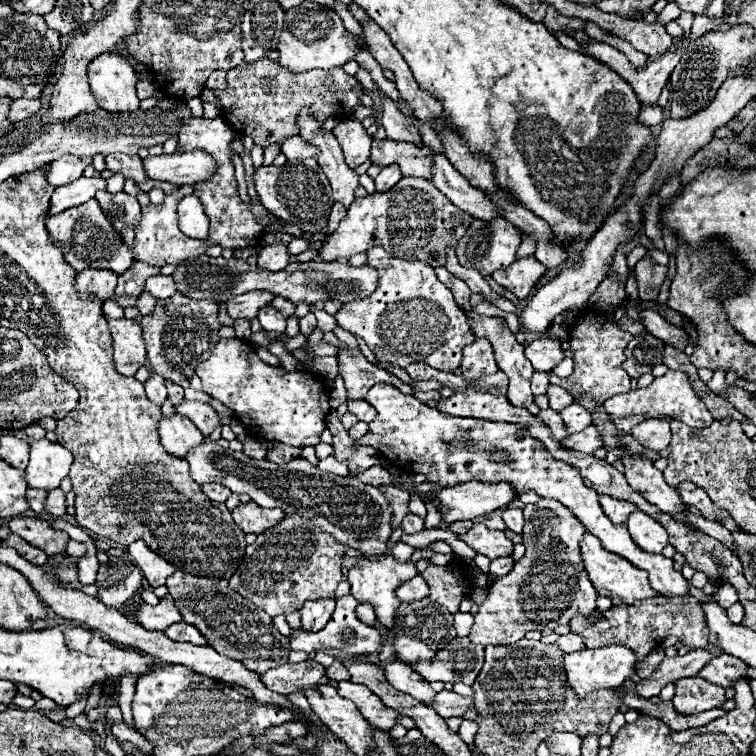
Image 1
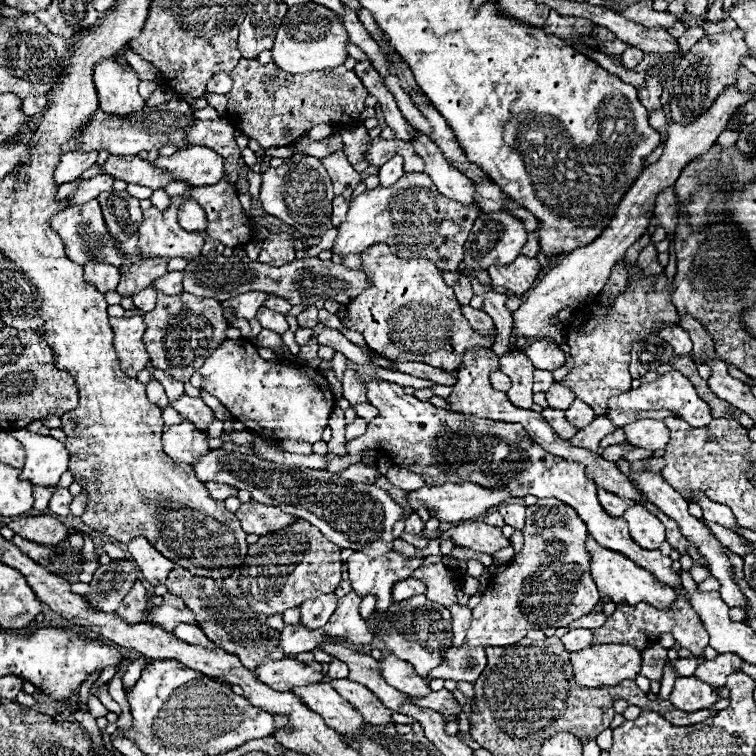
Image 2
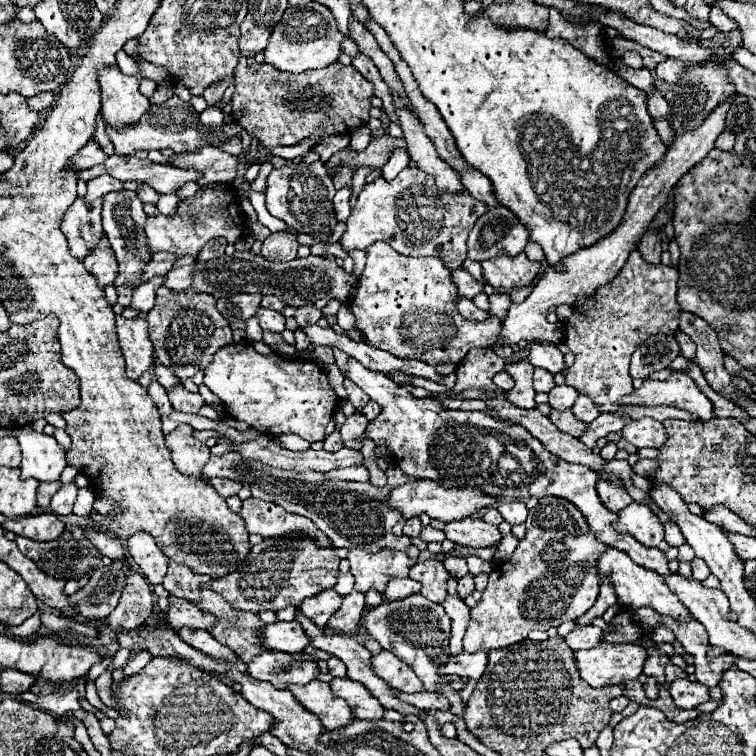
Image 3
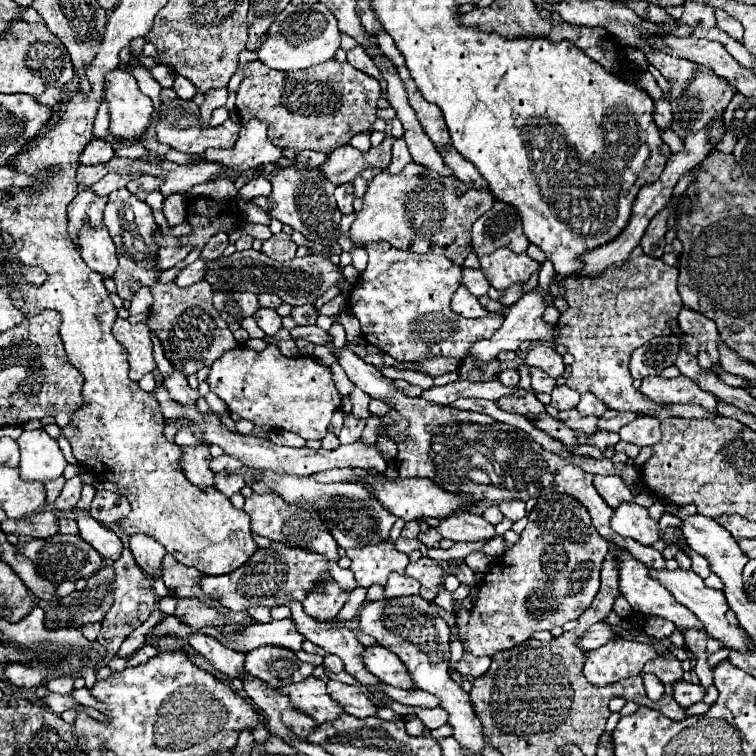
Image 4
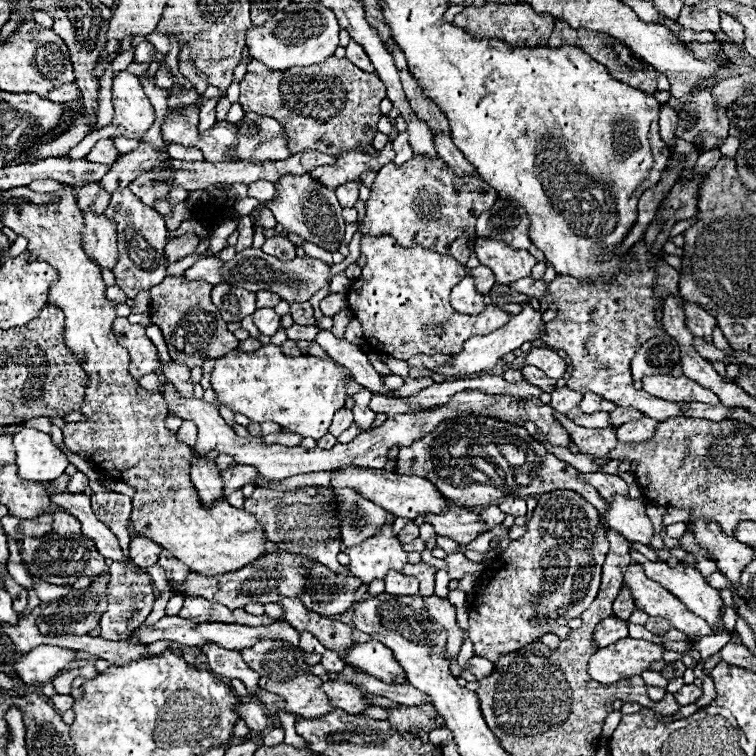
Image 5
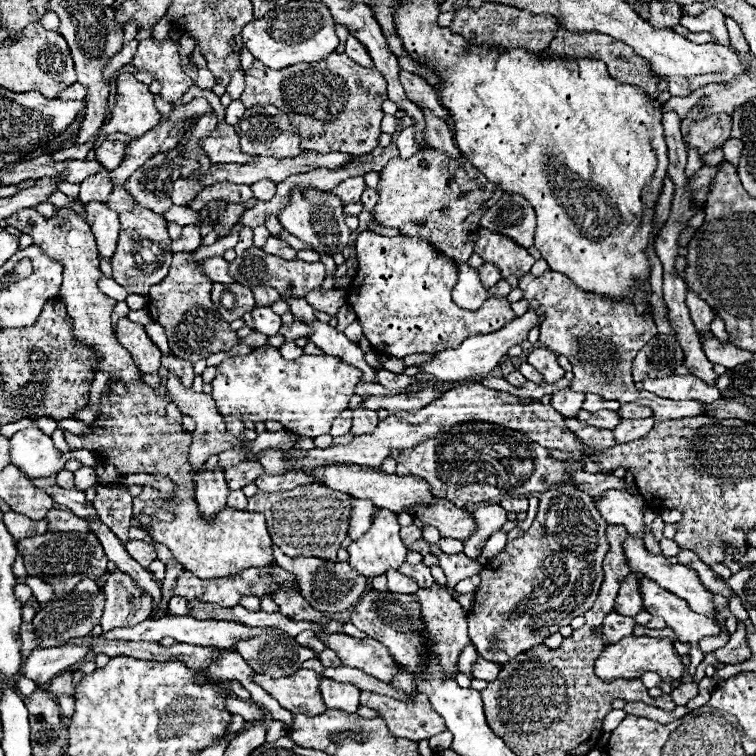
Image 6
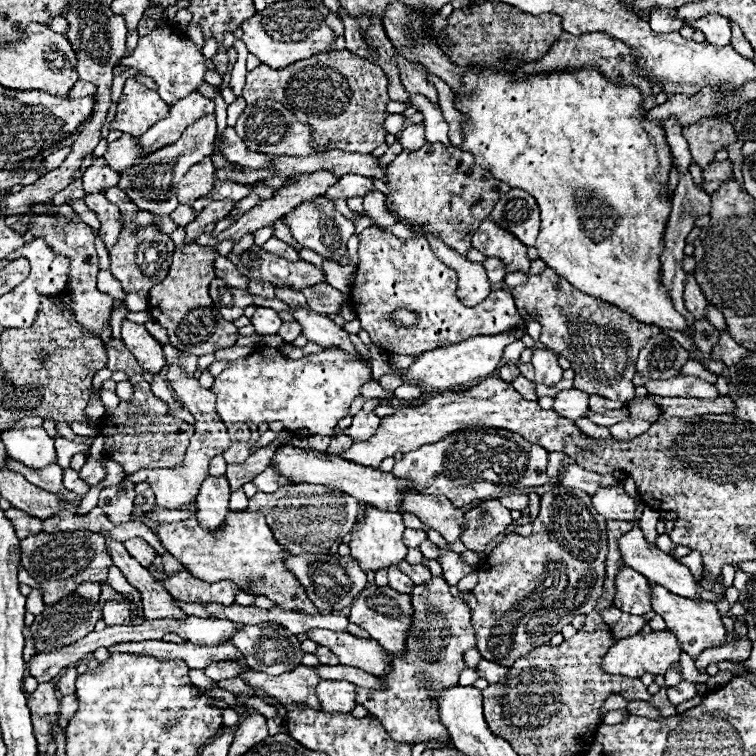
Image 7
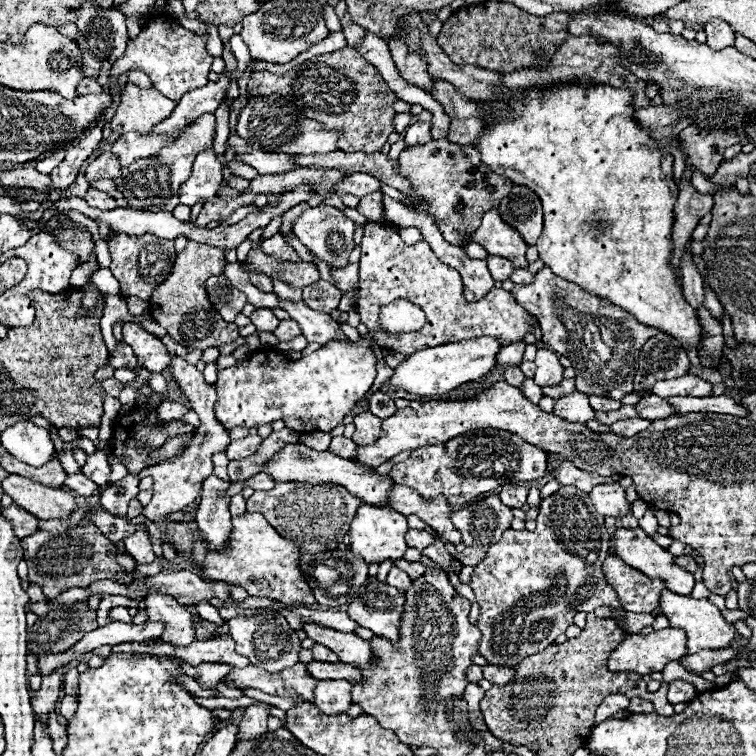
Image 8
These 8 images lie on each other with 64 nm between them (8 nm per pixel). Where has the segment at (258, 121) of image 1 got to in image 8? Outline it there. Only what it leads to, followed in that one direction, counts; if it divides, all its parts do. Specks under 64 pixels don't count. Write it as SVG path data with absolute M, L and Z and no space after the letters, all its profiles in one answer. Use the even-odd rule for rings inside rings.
M322 54L298 64L286 74L254 72L250 74L248 90L252 96L278 92L284 98L290 98L292 94L294 104L304 106L308 118L320 120L326 128L342 130L338 146L344 152L378 152L394 130L396 112L392 106L398 98L388 88L382 74L360 54Z

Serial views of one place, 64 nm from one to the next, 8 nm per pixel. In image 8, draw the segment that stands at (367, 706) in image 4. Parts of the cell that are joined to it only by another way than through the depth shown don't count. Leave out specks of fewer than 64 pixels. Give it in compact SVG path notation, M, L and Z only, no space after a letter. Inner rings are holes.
M318 680L314 688L314 706L322 714L344 714L350 704L352 684L348 680Z

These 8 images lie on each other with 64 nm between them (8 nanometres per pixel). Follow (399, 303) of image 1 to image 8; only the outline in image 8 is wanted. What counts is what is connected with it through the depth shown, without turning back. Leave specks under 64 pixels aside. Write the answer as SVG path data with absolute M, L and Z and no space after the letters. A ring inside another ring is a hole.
M368 222L364 226L362 238L362 258L360 258L360 300L358 312L362 324L368 326L370 332L378 330L378 314L380 308L398 298L408 298L418 304L426 312L426 324L422 332L410 332L400 336L376 334L376 342L382 348L402 352L406 356L448 342L460 342L470 338L490 336L496 338L502 346L510 346L514 342L522 342L524 336L532 334L532 314L526 312L510 292L493 287L483 298L476 302L466 302L464 284L460 280L460 272L442 264L432 248L422 240L414 246L402 242L400 234L394 228L384 228L376 222Z

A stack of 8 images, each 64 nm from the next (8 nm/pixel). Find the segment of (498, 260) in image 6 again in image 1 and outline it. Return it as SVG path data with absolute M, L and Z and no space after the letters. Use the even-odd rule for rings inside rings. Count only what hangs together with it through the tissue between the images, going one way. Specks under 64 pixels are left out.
M528 256L514 260L506 270L494 270L492 278L522 300L528 298L530 290L536 286L536 282L544 276L546 270L548 268L542 266L534 256Z

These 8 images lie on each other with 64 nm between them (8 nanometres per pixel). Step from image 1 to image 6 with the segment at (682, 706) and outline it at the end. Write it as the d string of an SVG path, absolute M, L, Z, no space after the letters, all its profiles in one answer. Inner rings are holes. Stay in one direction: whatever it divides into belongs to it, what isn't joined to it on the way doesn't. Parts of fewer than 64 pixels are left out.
M684 682L670 692L670 698L676 702L676 706L684 706L688 700L696 698L696 694L698 694L698 684L696 682Z

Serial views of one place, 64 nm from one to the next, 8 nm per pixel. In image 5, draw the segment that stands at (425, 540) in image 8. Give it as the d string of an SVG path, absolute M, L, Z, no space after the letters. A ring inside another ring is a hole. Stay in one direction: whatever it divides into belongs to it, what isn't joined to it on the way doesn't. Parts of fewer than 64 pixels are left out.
M408 522L400 532L398 532L398 540L402 542L402 544L410 544L412 540L416 540L418 538L418 526L414 524L414 522Z

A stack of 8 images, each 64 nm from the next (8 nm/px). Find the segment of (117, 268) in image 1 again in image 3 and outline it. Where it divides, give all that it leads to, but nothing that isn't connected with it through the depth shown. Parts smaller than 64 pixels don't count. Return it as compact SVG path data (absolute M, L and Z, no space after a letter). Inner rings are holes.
M76 198L62 218L60 228L68 238L70 252L80 260L92 250L96 240L104 236L100 208L102 200L86 202L84 198Z

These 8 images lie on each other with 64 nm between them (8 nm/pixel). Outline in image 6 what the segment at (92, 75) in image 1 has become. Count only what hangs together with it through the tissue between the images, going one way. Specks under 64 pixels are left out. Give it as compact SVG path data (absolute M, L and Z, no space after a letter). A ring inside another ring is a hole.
M126 72L116 78L116 108L112 110L110 122L100 128L100 134L108 136L122 132L136 138L154 128L160 118L162 114L156 108L156 96L148 92L146 84ZM84 144L84 146L70 146L70 148L64 148L64 150L58 150L58 152L54 152L52 156L54 156L54 160L70 160L70 158L84 160L90 148L92 148L90 144Z

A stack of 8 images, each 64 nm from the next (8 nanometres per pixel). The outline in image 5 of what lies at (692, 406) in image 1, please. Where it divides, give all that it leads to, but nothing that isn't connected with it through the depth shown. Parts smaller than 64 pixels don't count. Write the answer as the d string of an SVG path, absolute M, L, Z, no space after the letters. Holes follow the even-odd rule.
M644 376L642 384L648 394L668 400L668 402L704 402L704 404L718 404L718 396L708 388L702 388L698 382L686 376Z

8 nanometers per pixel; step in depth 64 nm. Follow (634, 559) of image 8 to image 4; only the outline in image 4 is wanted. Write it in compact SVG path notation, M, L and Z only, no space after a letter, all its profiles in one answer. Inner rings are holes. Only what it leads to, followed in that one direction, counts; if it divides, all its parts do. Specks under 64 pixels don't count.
M648 568L650 576L654 576L654 580L658 580L662 586L666 586L666 590L672 592L672 596L684 604L690 612L694 612L698 616L698 620L704 622L706 626L706 632L708 636L716 638L716 640L722 640L726 648L734 648L734 650L740 650L740 652L750 652L750 646L746 644L746 632L740 630L740 626L732 626L728 624L726 620L726 610L728 610L728 604L726 604L726 598L720 590L714 590L714 588L708 588L704 584L704 580L692 572L692 570L682 570L682 568L676 568L676 570L656 570L656 568Z

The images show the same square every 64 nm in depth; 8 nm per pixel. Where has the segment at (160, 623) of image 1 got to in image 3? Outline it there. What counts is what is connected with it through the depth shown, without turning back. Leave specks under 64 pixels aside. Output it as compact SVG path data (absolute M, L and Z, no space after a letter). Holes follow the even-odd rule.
M170 596L170 610L164 612L164 622L170 624L170 628L182 628L182 626L188 626L188 628L210 628L214 626L218 620L216 616L208 614L208 612L202 612L200 608L196 608L194 602L190 600L184 600L184 598L176 598L176 596Z

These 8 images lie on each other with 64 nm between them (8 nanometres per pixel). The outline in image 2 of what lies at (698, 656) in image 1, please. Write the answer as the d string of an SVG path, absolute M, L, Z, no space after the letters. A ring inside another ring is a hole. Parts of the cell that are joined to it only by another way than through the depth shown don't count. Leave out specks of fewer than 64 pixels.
M690 656L690 658L680 658L680 660L674 660L674 668L678 672L678 676L694 676L694 670L698 666L698 656Z

